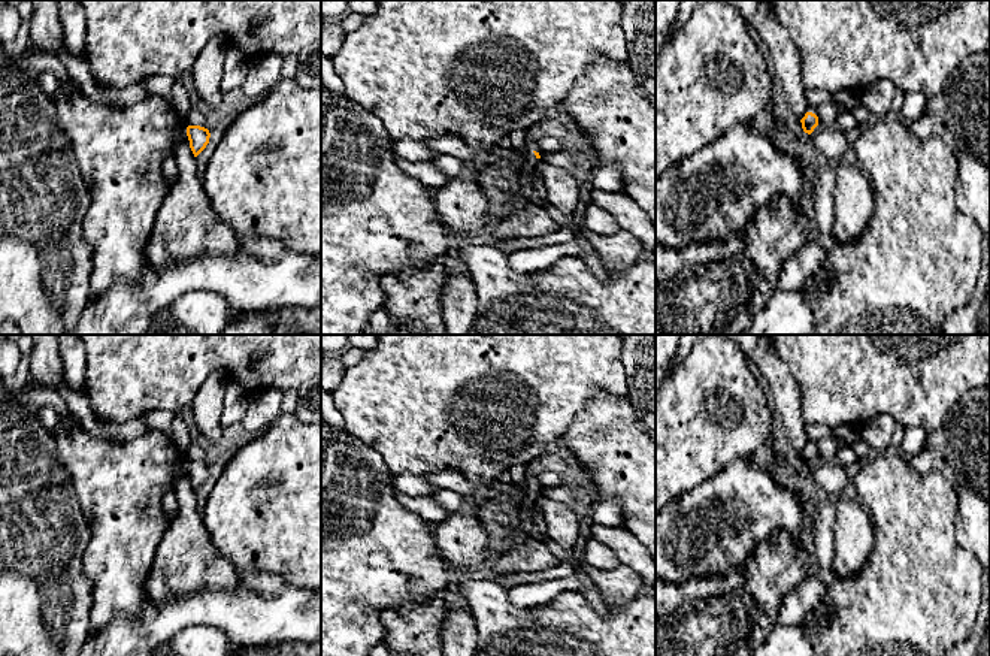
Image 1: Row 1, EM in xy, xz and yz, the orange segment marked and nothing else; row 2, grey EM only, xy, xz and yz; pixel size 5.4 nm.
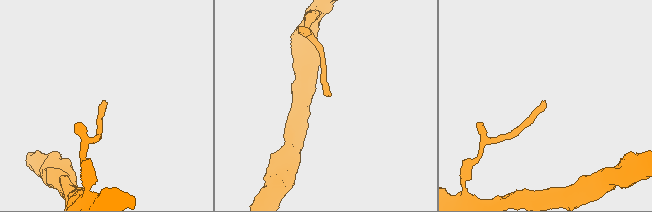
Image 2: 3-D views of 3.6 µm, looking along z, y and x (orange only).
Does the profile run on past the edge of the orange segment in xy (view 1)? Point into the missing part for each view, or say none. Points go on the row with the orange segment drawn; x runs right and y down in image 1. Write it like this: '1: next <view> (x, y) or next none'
1: next none

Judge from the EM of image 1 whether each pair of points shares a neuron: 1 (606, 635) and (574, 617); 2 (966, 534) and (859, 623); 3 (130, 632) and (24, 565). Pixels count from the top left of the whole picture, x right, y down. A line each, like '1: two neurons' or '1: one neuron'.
1: one neuron
2: two neurons
3: two neurons

